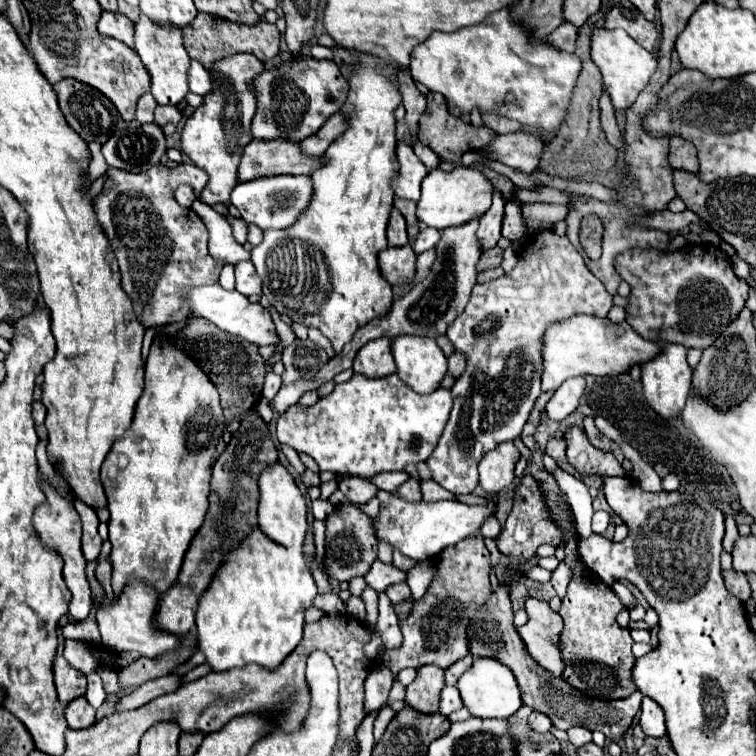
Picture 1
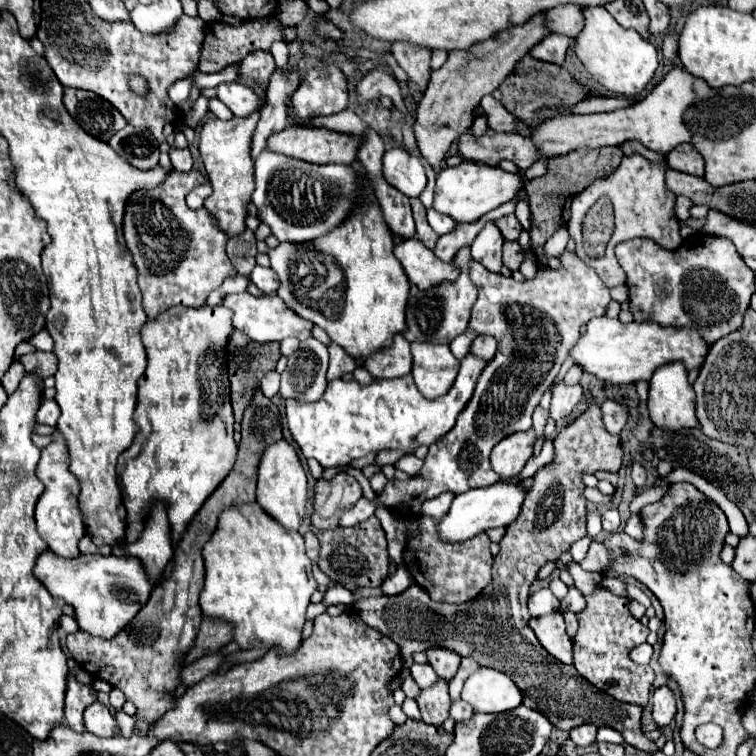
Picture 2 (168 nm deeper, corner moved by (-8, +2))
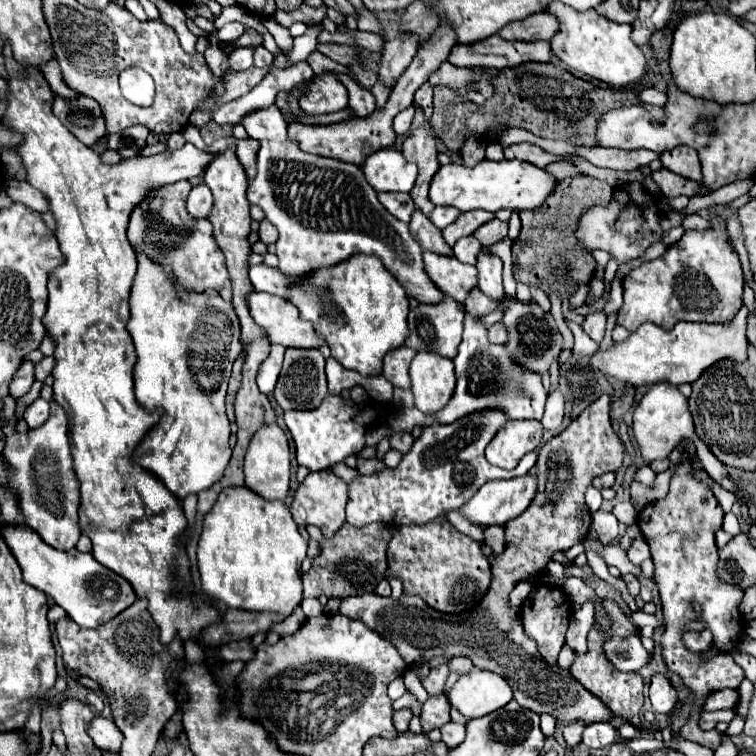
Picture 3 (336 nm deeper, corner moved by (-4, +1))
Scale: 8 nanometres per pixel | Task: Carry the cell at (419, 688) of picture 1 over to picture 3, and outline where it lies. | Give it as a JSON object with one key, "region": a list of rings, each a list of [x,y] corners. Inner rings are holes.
{"region":[[[438,695],[438,697],[430,697],[424,705],[422,705],[422,729],[424,733],[442,727],[444,723],[450,721],[450,703],[446,699],[446,695]]]}

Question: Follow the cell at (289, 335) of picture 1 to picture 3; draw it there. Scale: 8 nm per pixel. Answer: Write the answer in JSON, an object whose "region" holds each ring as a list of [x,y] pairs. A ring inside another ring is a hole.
{"region":[[[176,181],[162,187],[158,199],[142,201],[130,215],[128,239],[136,251],[144,251],[156,263],[168,263],[178,283],[182,283],[186,289],[216,289],[226,301],[230,301],[232,281],[224,263],[224,253],[212,237],[212,225],[208,219],[192,219],[186,211],[190,189],[190,181]]]}

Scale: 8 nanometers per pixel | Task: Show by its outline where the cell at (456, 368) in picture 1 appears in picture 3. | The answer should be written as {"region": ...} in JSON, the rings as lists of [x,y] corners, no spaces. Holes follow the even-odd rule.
{"region":[[[502,321],[494,323],[490,329],[488,329],[488,335],[490,335],[490,341],[492,343],[506,343],[508,341],[508,331],[506,331],[506,325]]]}

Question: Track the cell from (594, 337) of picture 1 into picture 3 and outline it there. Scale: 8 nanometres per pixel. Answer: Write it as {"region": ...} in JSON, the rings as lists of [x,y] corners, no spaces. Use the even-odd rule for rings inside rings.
{"region":[[[742,307],[738,315],[726,323],[680,321],[670,331],[664,331],[652,323],[644,323],[624,343],[614,343],[610,351],[596,351],[592,355],[592,363],[594,367],[600,367],[604,375],[634,387],[654,383],[670,383],[676,387],[682,383],[694,383],[710,365],[718,363],[718,359],[732,359],[738,363],[746,361],[746,317],[748,311]]]}

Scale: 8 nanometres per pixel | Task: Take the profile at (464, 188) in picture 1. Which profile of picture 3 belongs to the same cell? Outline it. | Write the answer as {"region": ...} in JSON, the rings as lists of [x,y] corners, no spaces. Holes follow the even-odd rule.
{"region":[[[512,159],[512,161],[480,161],[476,167],[468,169],[458,163],[448,163],[442,165],[432,183],[430,183],[430,199],[434,205],[454,205],[460,211],[470,211],[470,209],[486,209],[486,211],[500,211],[500,209],[512,209],[512,211],[522,211],[522,209],[536,209],[540,207],[548,195],[556,189],[558,179],[552,177],[548,171],[534,167],[532,163]]]}

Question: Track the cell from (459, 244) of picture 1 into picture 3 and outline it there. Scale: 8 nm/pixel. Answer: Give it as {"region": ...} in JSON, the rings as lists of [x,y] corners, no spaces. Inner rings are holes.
{"region":[[[452,297],[438,305],[418,305],[408,315],[410,337],[406,345],[454,359],[462,341],[462,319],[464,311]]]}

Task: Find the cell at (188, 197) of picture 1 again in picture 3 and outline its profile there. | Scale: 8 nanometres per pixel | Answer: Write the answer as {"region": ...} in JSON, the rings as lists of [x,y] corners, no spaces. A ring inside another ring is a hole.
{"region":[[[202,183],[198,187],[194,187],[188,195],[188,213],[194,219],[206,219],[208,213],[212,209],[212,193],[210,189]]]}

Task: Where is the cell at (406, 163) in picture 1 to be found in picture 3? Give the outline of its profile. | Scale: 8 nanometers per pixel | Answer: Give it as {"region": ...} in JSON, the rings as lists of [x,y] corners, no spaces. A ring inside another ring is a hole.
{"region":[[[382,149],[370,155],[364,165],[366,181],[380,191],[410,191],[414,187],[418,169],[408,163],[404,155],[396,149]]]}

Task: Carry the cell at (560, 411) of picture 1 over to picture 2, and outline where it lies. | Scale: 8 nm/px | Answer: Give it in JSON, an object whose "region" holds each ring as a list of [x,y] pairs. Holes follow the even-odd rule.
{"region":[[[558,382],[554,386],[554,392],[552,392],[552,404],[550,404],[550,416],[558,422],[558,420],[564,420],[570,416],[570,412],[574,410],[574,406],[582,400],[582,386],[580,384],[574,384],[574,386],[568,386],[564,382]]]}

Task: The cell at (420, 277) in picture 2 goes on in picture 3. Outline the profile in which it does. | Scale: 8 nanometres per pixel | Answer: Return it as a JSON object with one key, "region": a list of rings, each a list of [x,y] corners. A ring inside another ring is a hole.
{"region":[[[424,251],[424,265],[430,279],[448,297],[464,303],[468,293],[478,287],[478,271],[472,265],[464,265],[454,257],[440,257],[432,251]]]}

